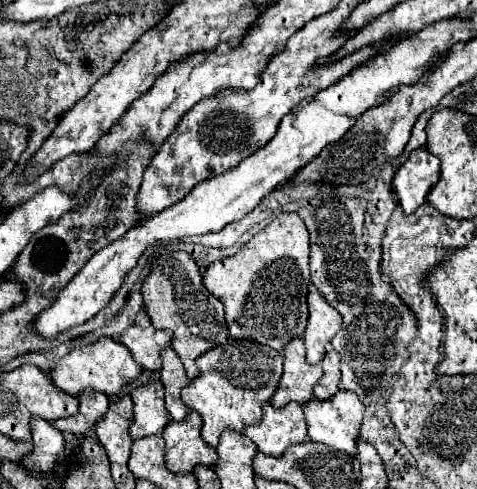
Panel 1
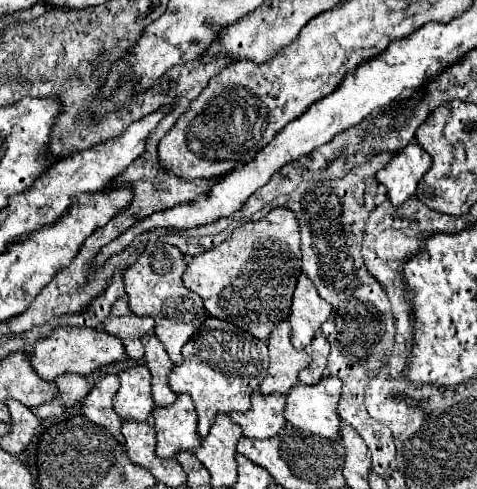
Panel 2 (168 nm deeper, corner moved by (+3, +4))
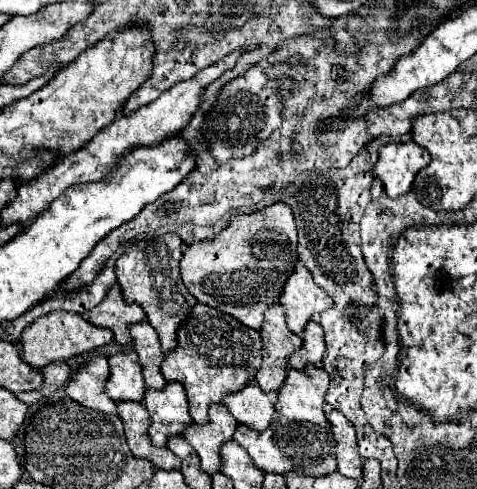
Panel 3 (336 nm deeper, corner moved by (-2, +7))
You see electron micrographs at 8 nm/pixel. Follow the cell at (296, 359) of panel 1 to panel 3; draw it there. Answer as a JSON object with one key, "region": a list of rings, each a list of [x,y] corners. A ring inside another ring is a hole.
{"region":[[[272,305],[270,309],[266,309],[260,337],[262,365],[254,379],[262,391],[278,391],[286,379],[286,355],[298,351],[302,339],[286,327],[286,313],[282,305]]]}

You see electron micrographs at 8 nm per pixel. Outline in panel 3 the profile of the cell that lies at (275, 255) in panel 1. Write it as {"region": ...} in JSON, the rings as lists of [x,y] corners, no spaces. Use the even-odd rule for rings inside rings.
{"region":[[[274,203],[250,215],[232,215],[228,227],[206,241],[192,243],[180,261],[186,289],[206,305],[220,299],[220,311],[252,329],[260,329],[266,307],[278,305],[284,281],[296,265],[296,223],[286,203]]]}

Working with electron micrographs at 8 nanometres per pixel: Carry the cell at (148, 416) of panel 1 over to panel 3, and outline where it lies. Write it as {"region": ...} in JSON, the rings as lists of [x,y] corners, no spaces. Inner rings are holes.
{"region":[[[126,349],[124,353],[110,355],[110,377],[106,381],[106,393],[114,401],[144,401],[144,377],[138,365],[138,355],[134,349]]]}

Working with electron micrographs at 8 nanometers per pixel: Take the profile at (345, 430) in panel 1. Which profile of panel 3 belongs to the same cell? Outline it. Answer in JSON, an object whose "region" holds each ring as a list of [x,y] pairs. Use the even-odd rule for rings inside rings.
{"region":[[[306,365],[304,371],[288,367],[286,381],[278,391],[276,411],[294,421],[310,421],[314,425],[328,427],[324,411],[328,385],[330,377],[322,367]]]}

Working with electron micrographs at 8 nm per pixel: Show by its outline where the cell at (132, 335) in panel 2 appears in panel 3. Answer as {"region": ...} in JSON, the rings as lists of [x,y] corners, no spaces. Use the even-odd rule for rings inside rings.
{"region":[[[114,283],[114,289],[110,289],[108,297],[102,299],[102,305],[96,305],[96,309],[88,313],[88,321],[96,327],[110,329],[114,333],[114,341],[120,345],[132,345],[128,327],[142,319],[146,319],[144,309],[138,305],[128,305],[118,283]]]}

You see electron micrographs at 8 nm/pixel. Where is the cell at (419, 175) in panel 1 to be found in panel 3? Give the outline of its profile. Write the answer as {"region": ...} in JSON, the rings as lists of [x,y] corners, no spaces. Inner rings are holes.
{"region":[[[414,141],[388,143],[378,149],[378,161],[374,165],[374,177],[384,185],[388,197],[400,197],[410,191],[412,181],[420,169],[430,163],[426,149]]]}

